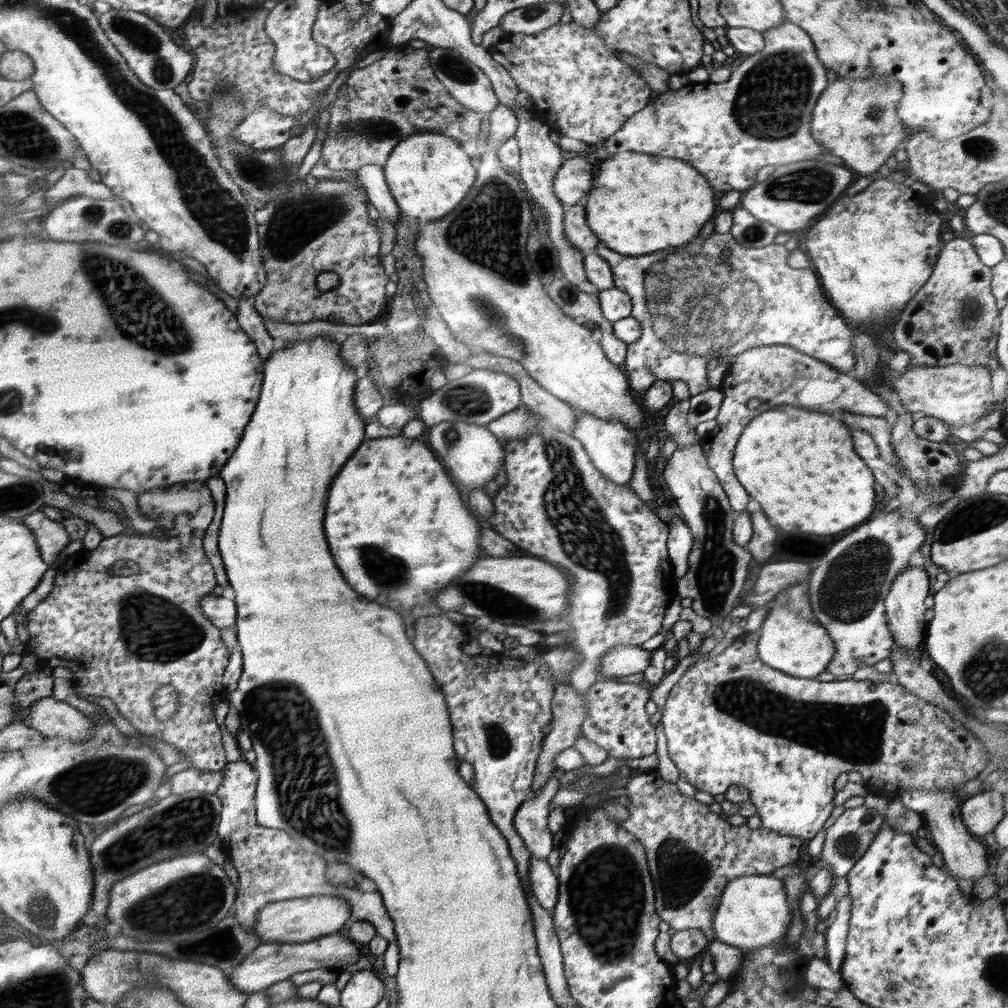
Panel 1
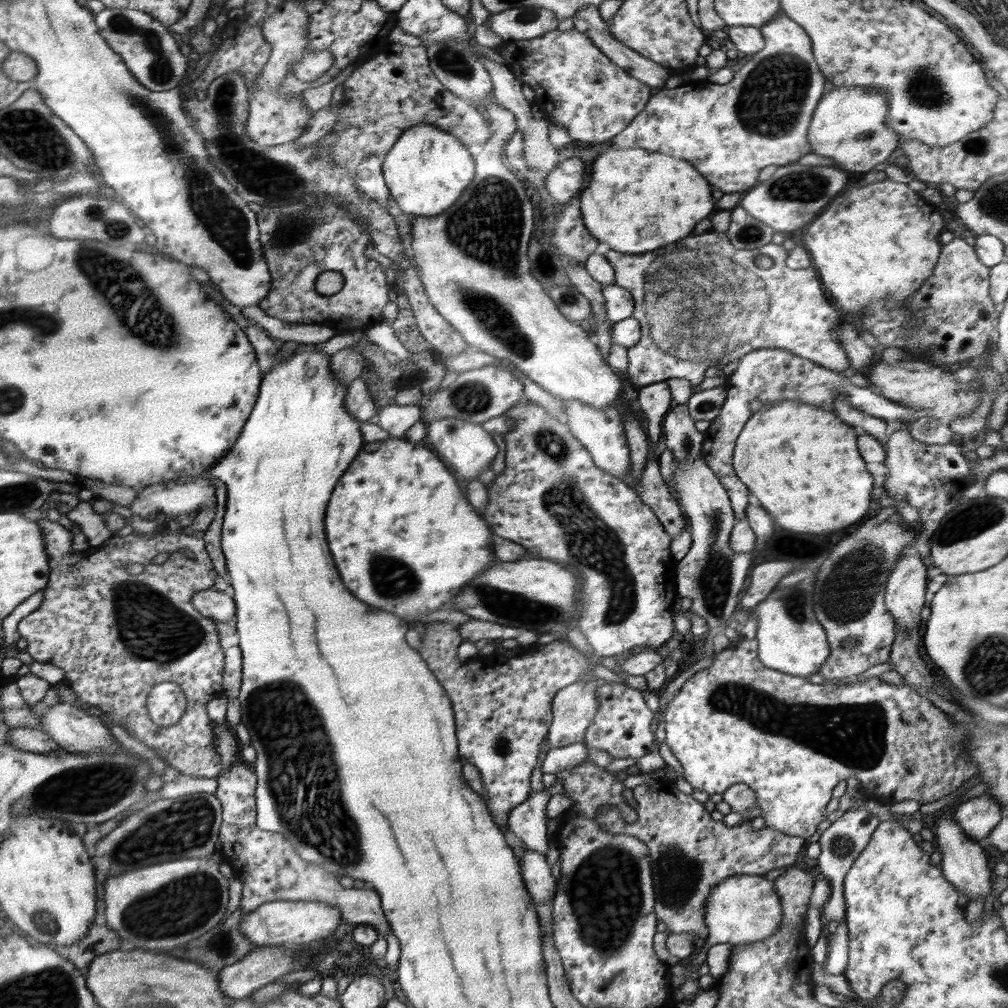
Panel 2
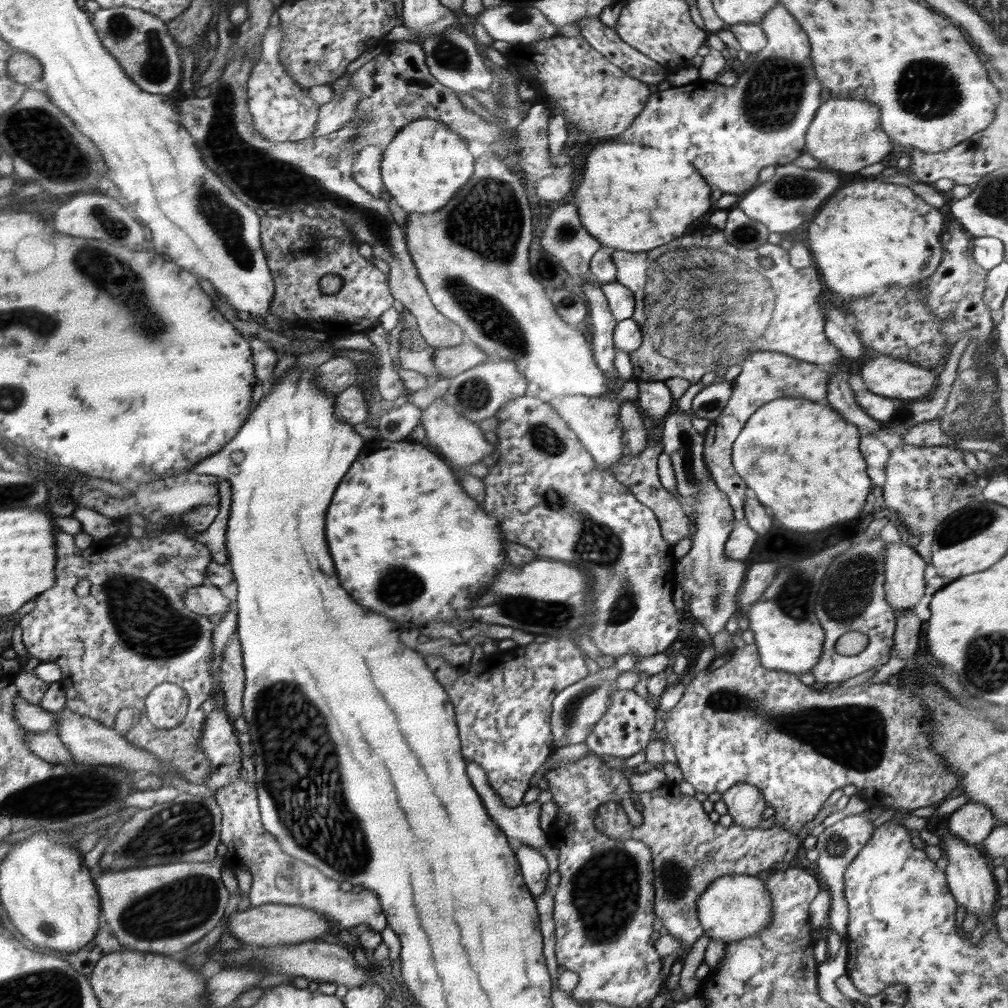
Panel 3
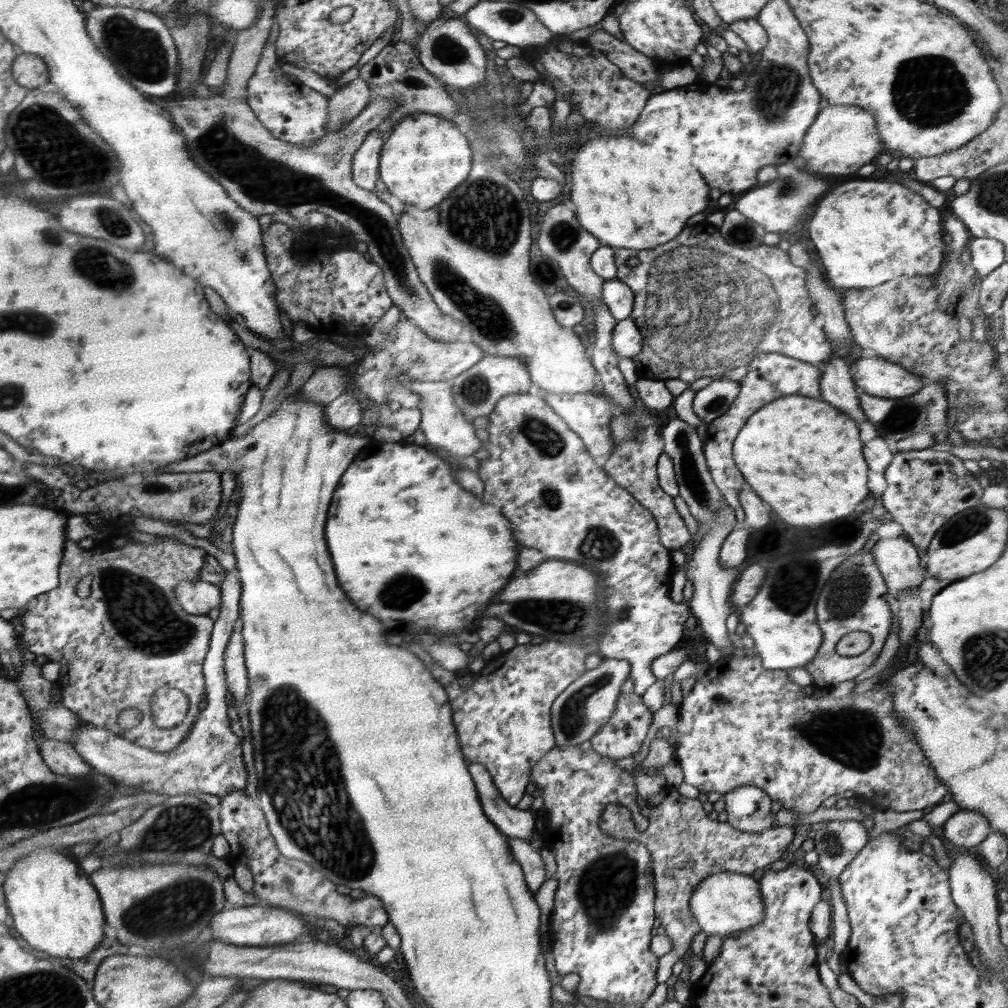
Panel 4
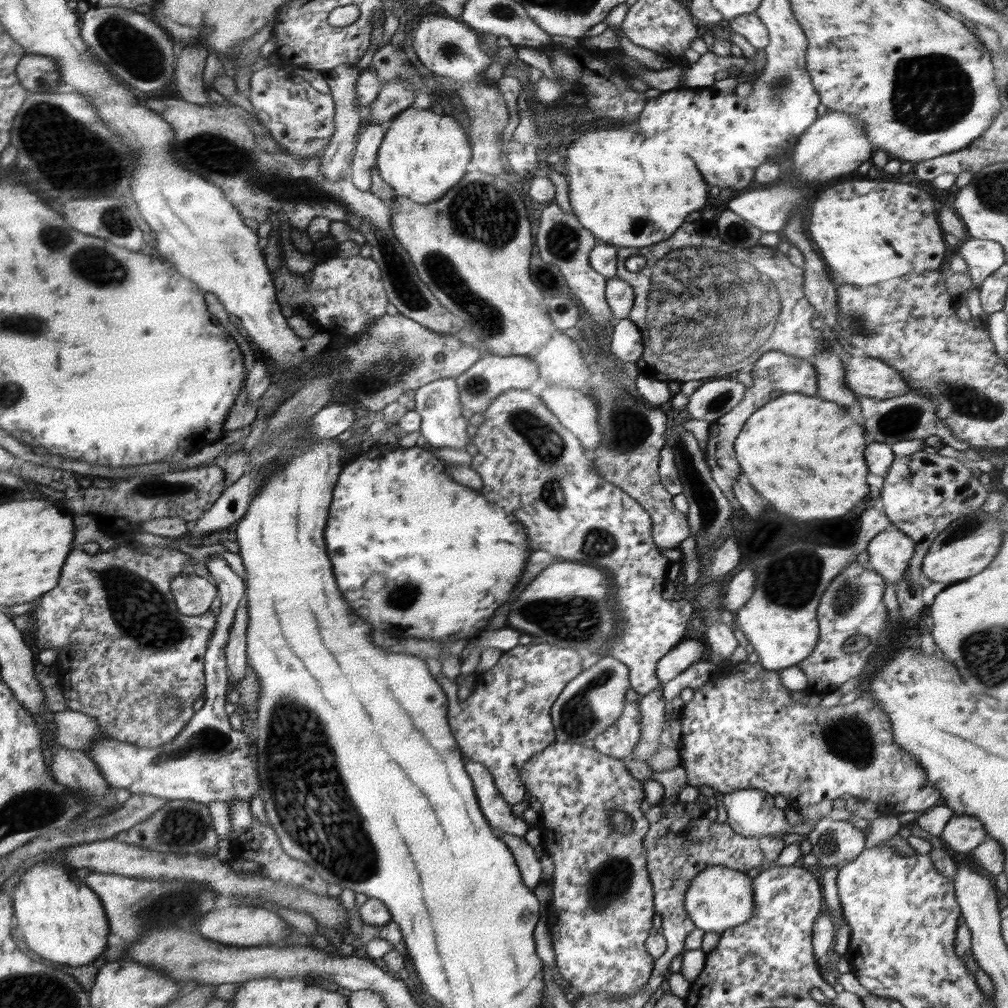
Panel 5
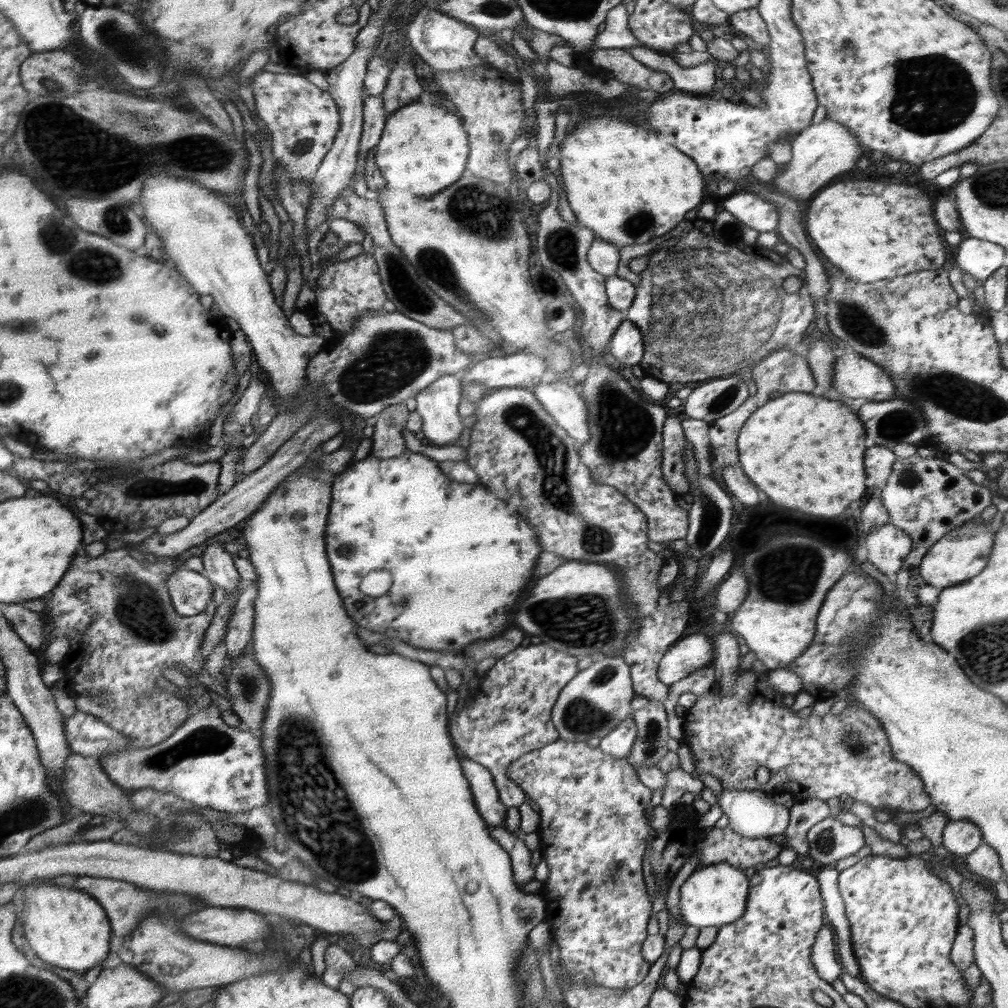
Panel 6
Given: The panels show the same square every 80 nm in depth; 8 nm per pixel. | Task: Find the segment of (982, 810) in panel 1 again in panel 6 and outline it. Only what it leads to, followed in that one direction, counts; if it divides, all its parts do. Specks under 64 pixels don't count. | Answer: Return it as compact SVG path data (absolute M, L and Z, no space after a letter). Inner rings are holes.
M952 820L944 827L941 845L948 854L970 854L982 843L979 826L971 821Z

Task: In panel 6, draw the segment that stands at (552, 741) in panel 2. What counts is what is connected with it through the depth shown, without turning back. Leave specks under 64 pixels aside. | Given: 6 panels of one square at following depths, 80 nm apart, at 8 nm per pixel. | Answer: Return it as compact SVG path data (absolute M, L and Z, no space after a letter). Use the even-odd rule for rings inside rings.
M620 656L598 657L564 686L551 710L550 720L560 739L588 743L592 738L606 736L629 717L634 695L629 666L624 659Z

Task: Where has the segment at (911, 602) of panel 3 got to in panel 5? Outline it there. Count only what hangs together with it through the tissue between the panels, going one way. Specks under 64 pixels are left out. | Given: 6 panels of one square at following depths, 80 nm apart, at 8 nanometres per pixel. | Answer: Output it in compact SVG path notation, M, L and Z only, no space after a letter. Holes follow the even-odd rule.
M902 531L879 532L867 544L870 566L886 580L897 584L906 574L915 542Z

